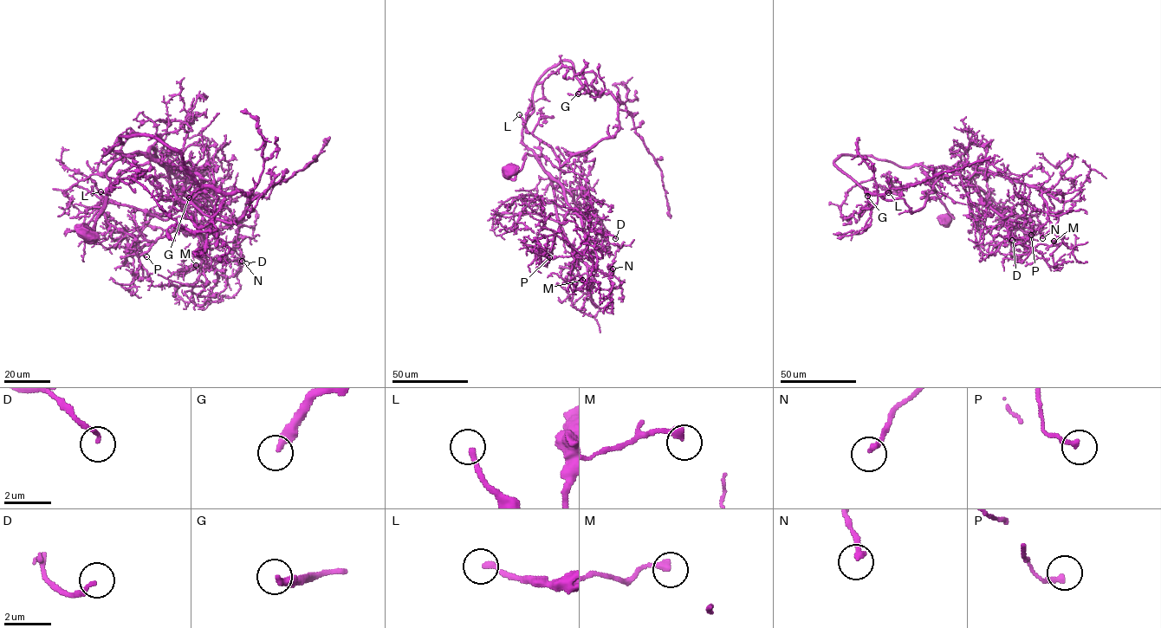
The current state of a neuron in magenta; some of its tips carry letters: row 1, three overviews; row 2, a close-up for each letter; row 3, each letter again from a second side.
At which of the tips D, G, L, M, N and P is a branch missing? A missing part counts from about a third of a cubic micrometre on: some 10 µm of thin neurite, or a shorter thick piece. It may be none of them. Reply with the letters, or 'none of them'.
none of them

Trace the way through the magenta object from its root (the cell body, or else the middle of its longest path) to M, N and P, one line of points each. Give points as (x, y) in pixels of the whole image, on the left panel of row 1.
M: (87, 234), (107, 170), (144, 154), (165, 166), (193, 216), (204, 260), (178, 271), (196, 265)
N: (87, 234), (104, 205), (107, 170), (152, 148), (171, 172), (209, 187), (226, 207), (238, 224), (242, 261)
P: (87, 234), (104, 205), (107, 170), (123, 155), (158, 159), (203, 236), (173, 229), (144, 244), (146, 256)

